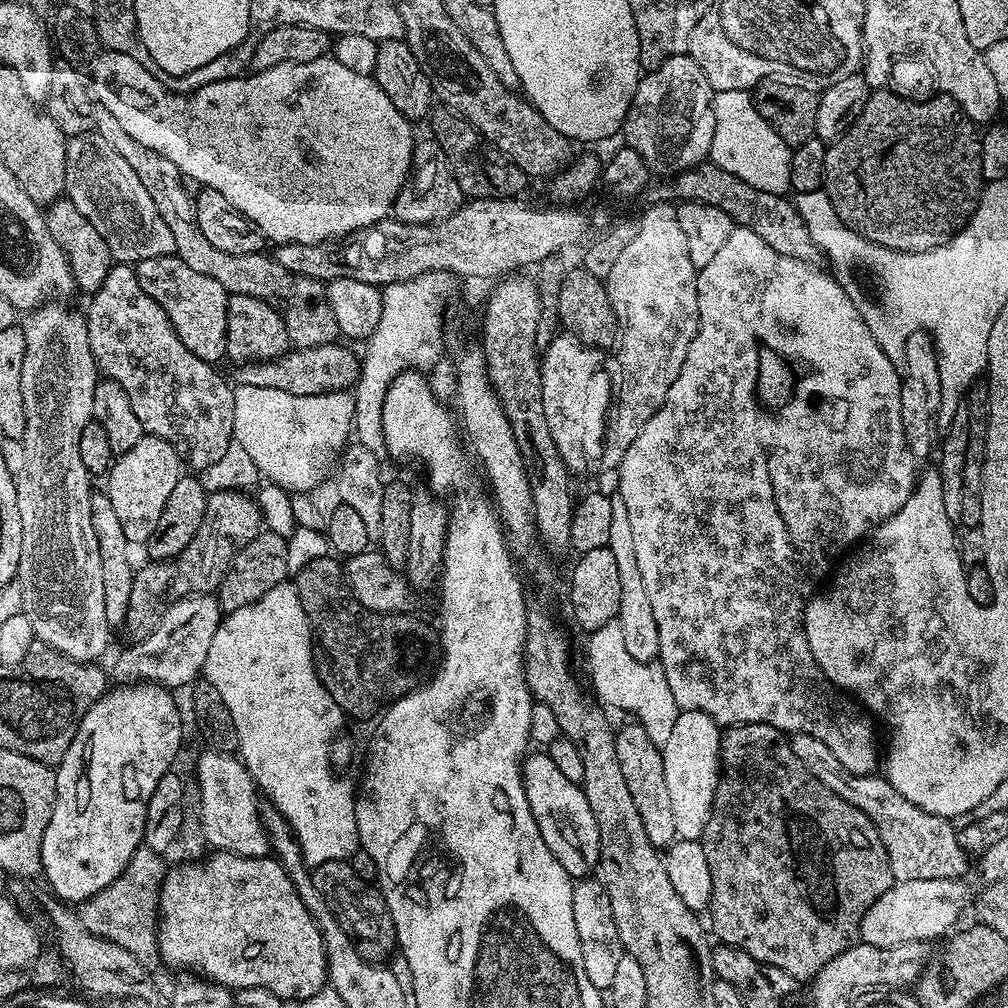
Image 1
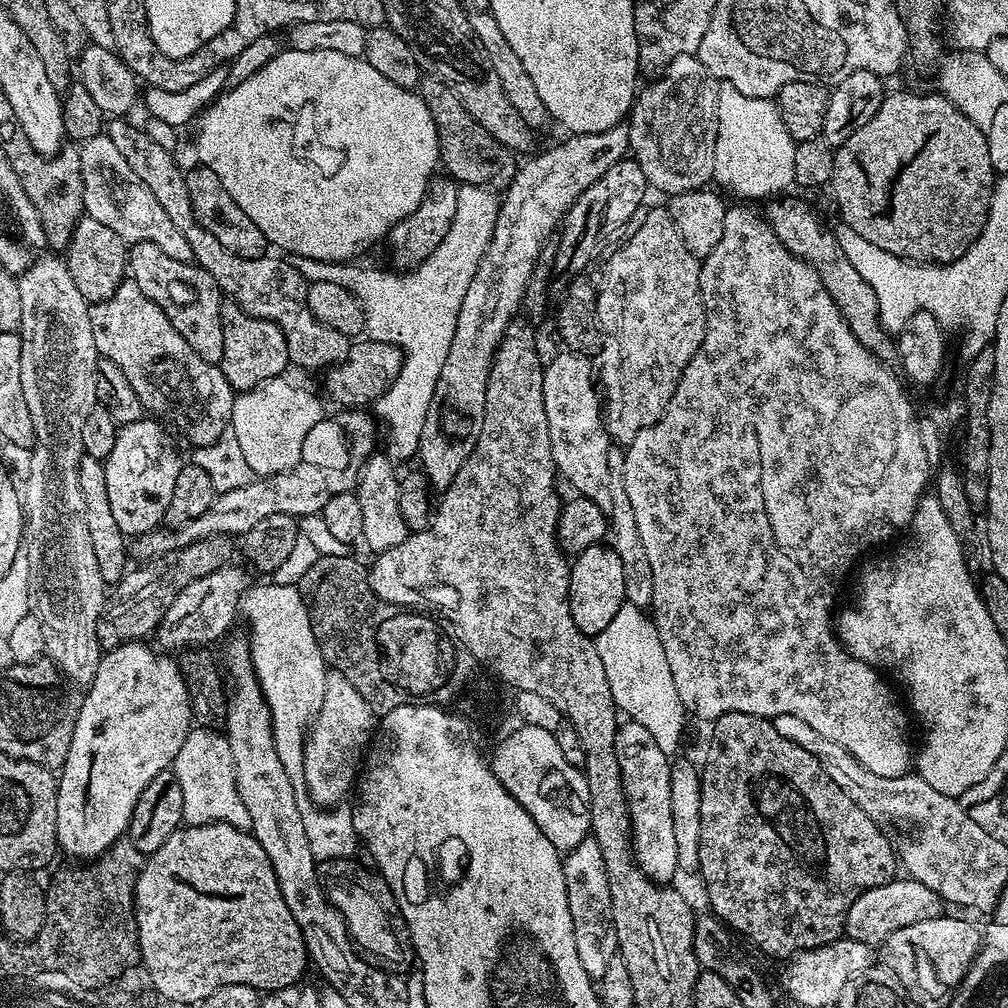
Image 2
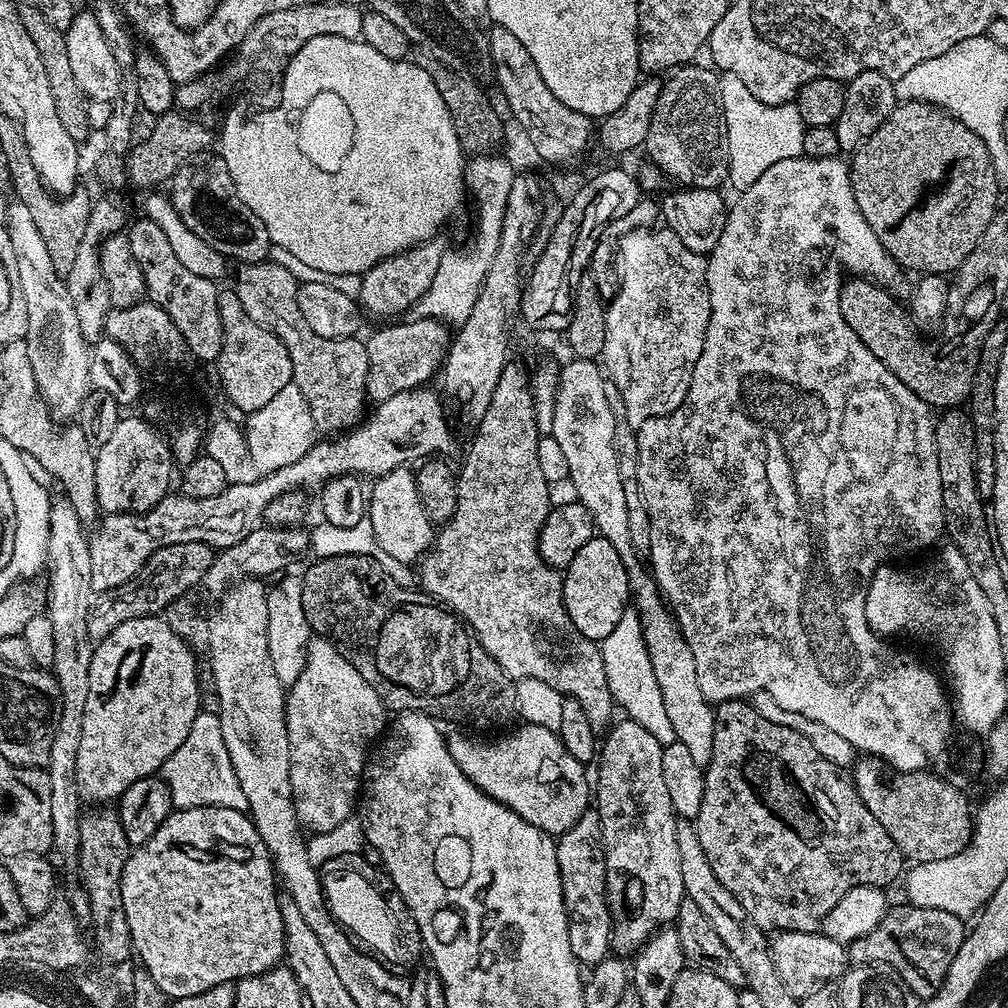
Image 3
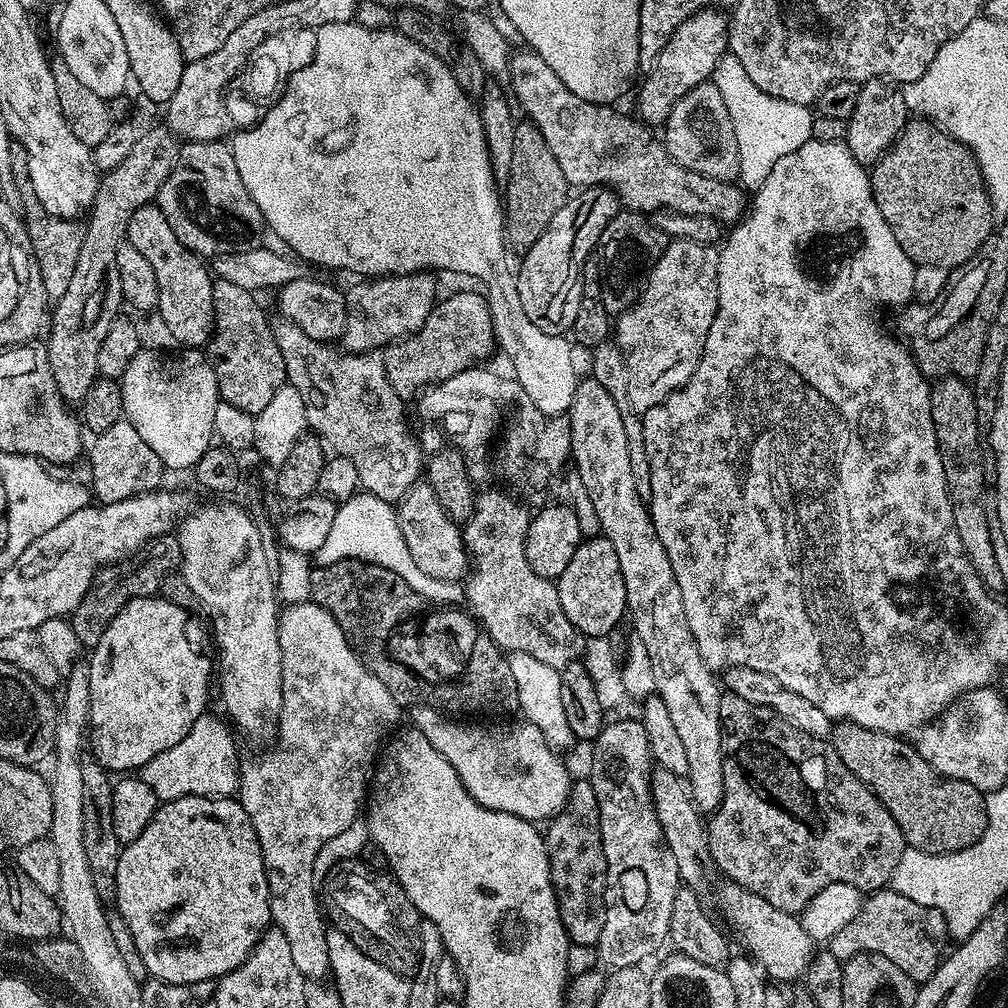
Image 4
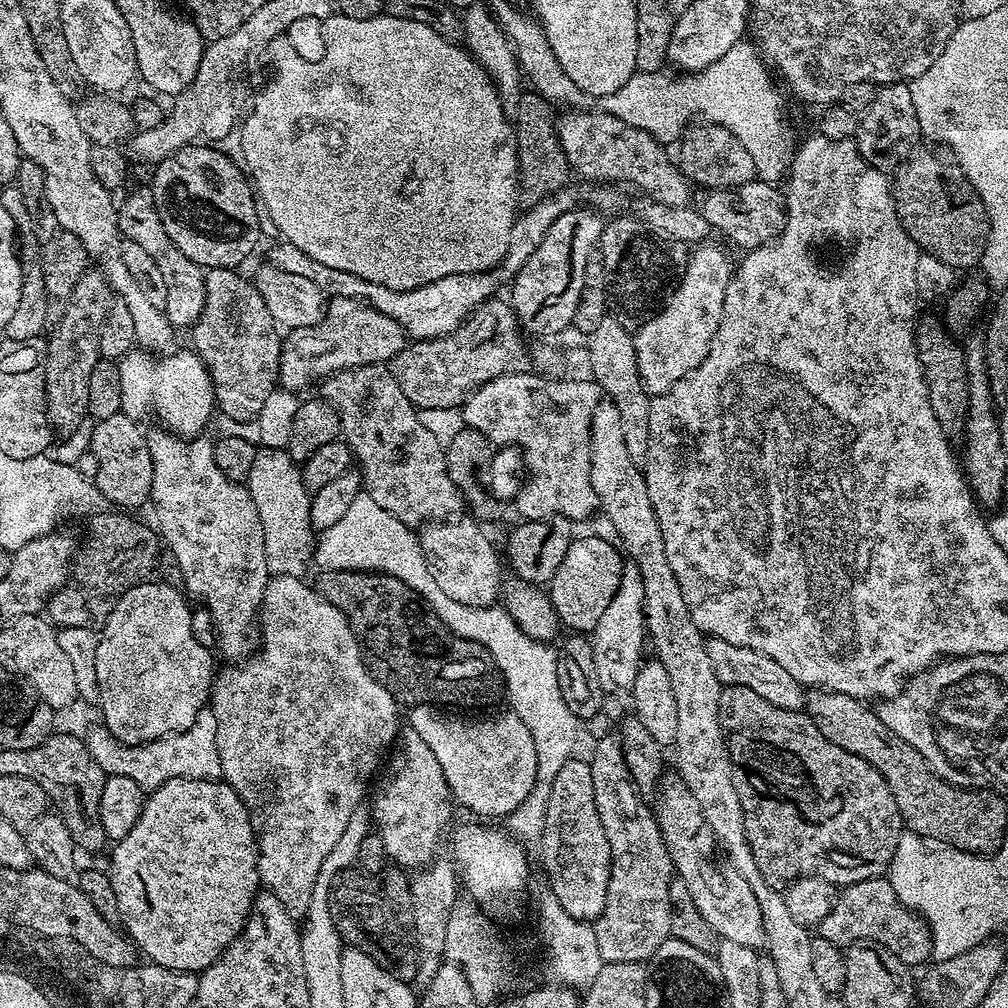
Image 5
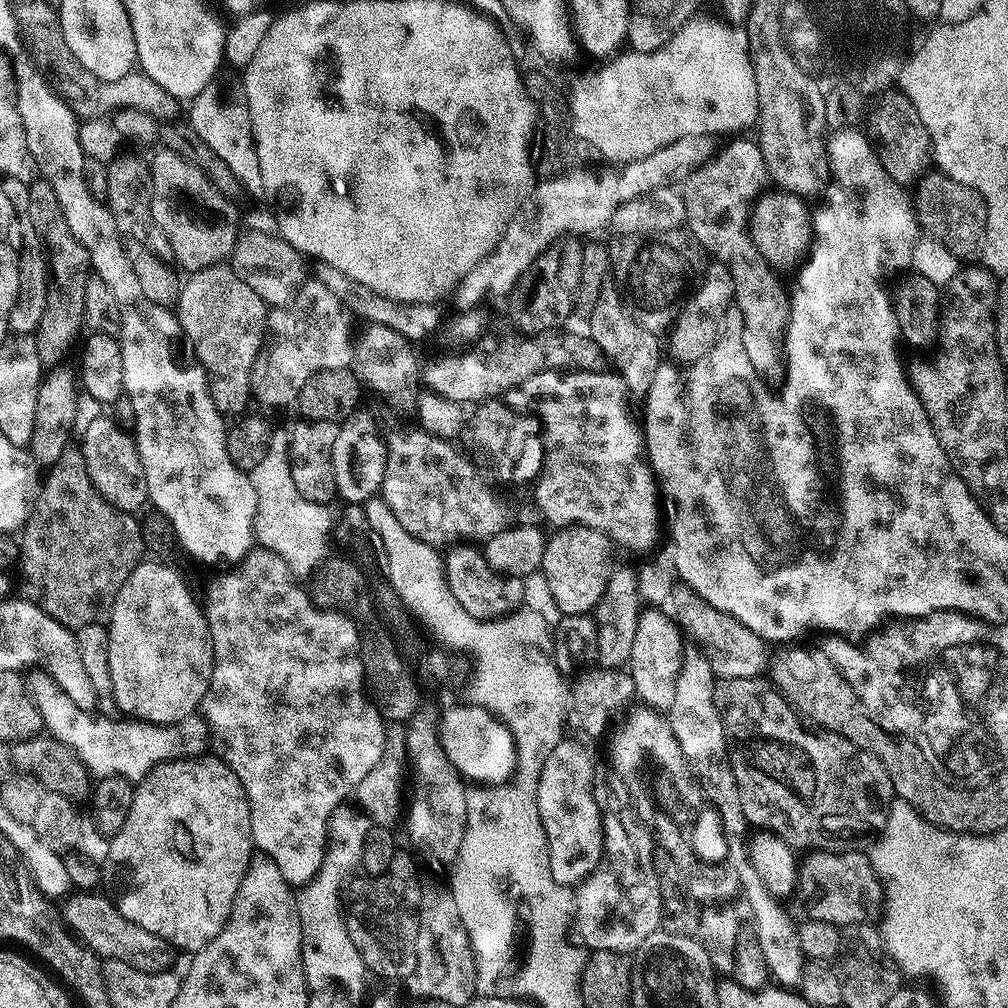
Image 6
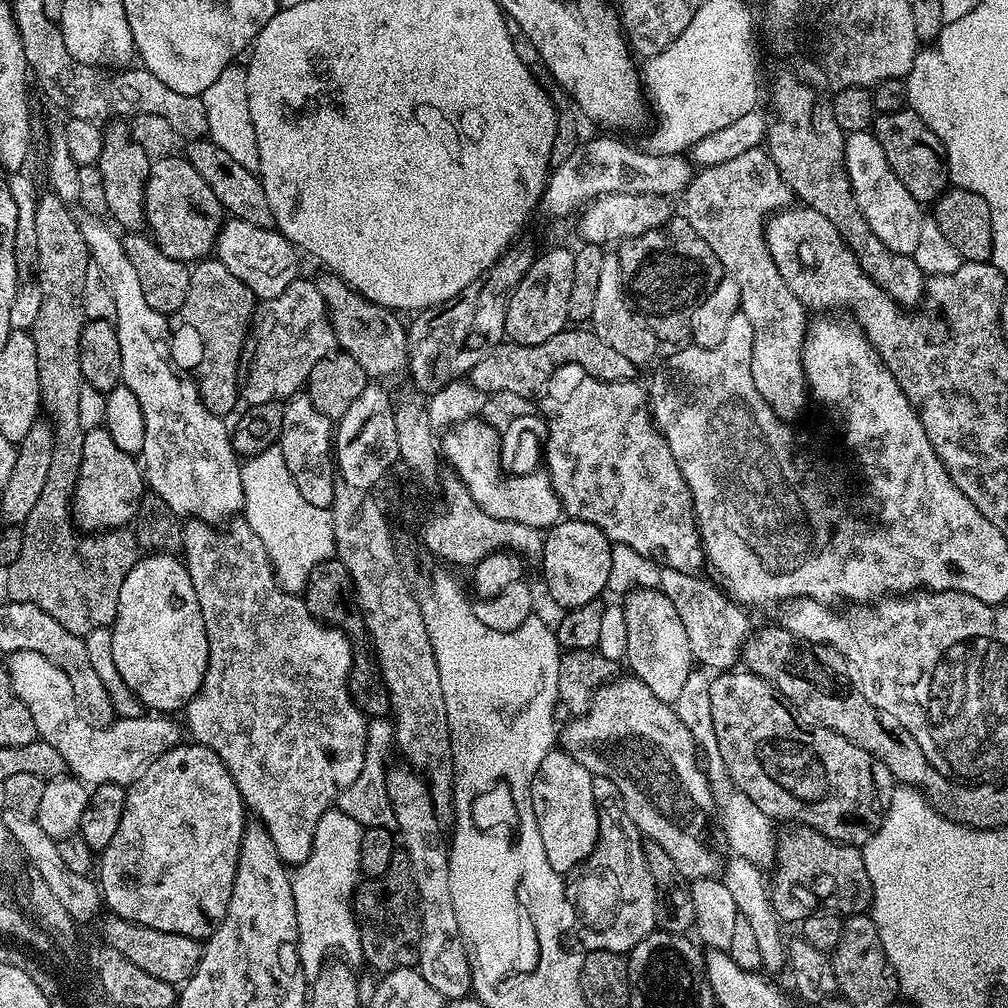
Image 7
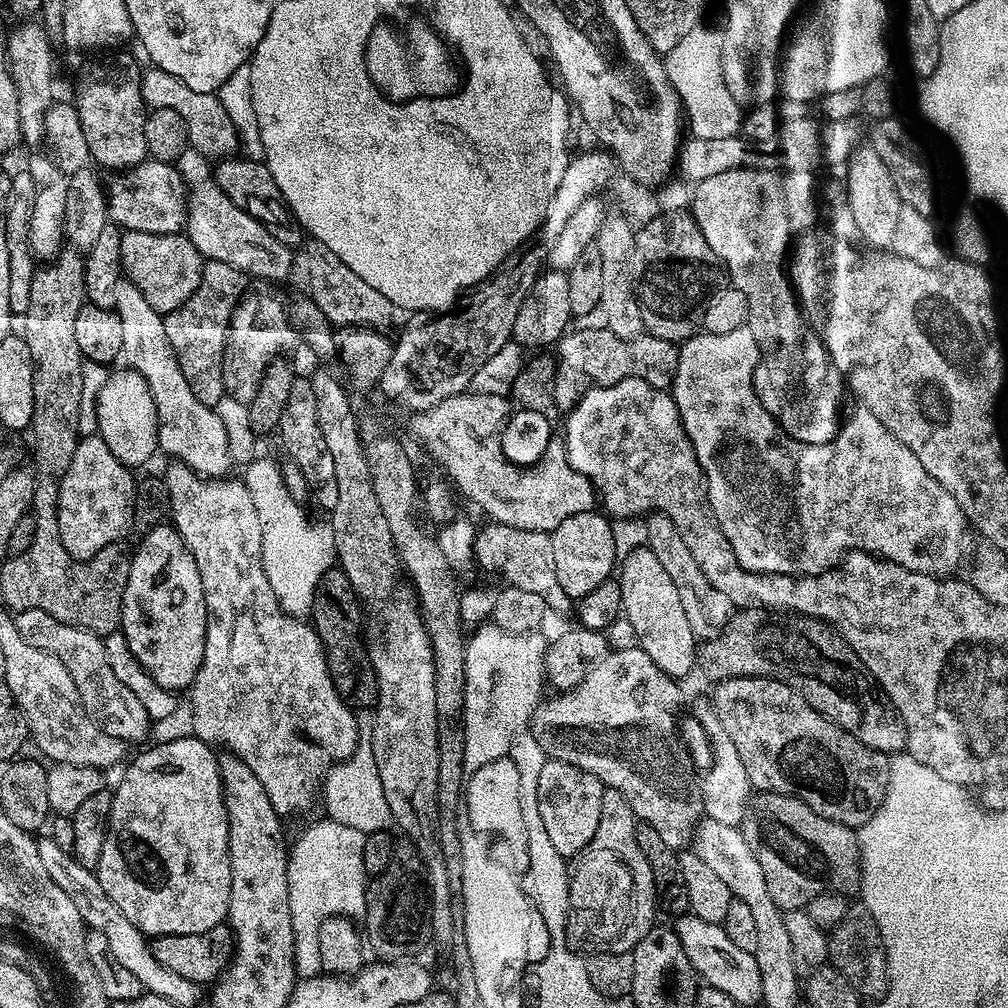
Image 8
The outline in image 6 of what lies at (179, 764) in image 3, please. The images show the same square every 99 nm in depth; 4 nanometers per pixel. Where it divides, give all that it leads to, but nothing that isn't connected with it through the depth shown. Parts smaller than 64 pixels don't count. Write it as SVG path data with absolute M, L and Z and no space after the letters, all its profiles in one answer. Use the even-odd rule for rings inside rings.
M33 671L27 677L26 687L38 714L42 714L44 732L70 746L70 750L74 750L74 754L96 778L121 776L139 782L145 780L160 764L205 755L207 748L204 747L210 744L208 724L200 714L187 716L177 724L145 724L142 720L131 718L107 720L104 716L96 716L74 706L74 702L66 698L63 690L45 672Z

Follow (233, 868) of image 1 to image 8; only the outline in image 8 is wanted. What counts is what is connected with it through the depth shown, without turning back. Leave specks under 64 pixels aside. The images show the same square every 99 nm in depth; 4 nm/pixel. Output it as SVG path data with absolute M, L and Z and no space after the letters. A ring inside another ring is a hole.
M191 734L180 736L177 740L168 740L165 744L156 744L145 752L140 752L132 761L127 761L128 769L120 780L120 785L112 792L112 805L108 819L106 842L102 842L102 858L98 858L98 866L94 870L98 882L102 882L102 890L138 926L145 937L155 938L166 934L202 934L209 932L214 926L225 923L228 919L228 903L230 902L230 854L228 853L228 819L224 805L224 787L220 784L220 765L213 749L204 741Z

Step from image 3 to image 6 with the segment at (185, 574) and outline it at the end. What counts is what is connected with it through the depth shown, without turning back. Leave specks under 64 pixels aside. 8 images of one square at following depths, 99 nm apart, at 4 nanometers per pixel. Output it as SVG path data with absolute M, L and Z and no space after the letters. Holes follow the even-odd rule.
M69 446L65 448L64 453L58 458L56 464L51 465L48 478L44 482L44 486L39 487L38 495L35 497L32 515L23 531L22 543L20 544L20 559L18 561L18 572L24 575L24 592L23 595L32 603L37 604L43 612L50 614L50 618L54 618L59 624L64 624L73 630L86 626L87 624L98 624L107 621L112 615L112 607L118 598L118 590L122 590L122 586L126 582L126 578L130 578L130 574L142 563L146 556L144 546L144 530L141 521L137 519L131 512L123 512L118 510L112 504L107 504L98 494L96 487L92 484L92 479L88 473L88 468L84 464L84 454L79 447Z

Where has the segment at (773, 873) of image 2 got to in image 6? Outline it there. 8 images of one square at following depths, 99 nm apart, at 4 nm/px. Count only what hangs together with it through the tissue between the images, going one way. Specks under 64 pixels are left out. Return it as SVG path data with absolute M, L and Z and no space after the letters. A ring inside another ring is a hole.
M764 678L717 679L714 702L720 711L732 773L738 786L744 816L749 825L778 836L793 849L824 850L832 836L879 834L888 821L888 807L894 793L886 766L866 750L854 746L845 736L813 730L779 690Z

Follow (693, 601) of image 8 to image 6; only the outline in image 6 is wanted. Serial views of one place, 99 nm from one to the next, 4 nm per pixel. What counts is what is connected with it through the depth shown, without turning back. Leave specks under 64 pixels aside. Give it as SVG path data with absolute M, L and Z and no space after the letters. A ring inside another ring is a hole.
M683 586L673 587L670 608L676 611L676 614L674 613L676 624L686 633L687 639L708 659L713 672L719 679L757 679L769 671L770 652L764 649L767 647L763 638L746 630L742 622L722 614L722 610L714 610L714 606L700 599L698 594L694 594L694 590Z

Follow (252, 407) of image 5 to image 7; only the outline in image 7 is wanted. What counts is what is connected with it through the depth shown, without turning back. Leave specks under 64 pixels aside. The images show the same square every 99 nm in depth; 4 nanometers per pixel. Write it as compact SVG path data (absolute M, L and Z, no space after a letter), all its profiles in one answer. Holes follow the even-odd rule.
M205 258L191 265L190 290L186 290L186 302L182 302L182 306L178 306L178 310L174 313L171 313L170 316L170 347L172 350L173 365L175 365L177 369L183 370L185 373L191 374L194 377L196 389L198 389L200 392L202 402L206 406L206 410L210 410L210 414L214 414L215 416L221 418L228 418L228 415L230 415L232 411L234 411L233 413L237 411L236 400L238 404L238 401L242 396L242 376L240 373L242 368L242 360L240 364L240 355L242 355L243 352L245 355L246 345L250 340L250 329L253 327L254 317L257 311L258 298L250 290L250 286L246 286L246 282L242 282L242 278L237 278L235 274L230 274L230 270L226 270L226 266L221 260L217 260L215 258Z

